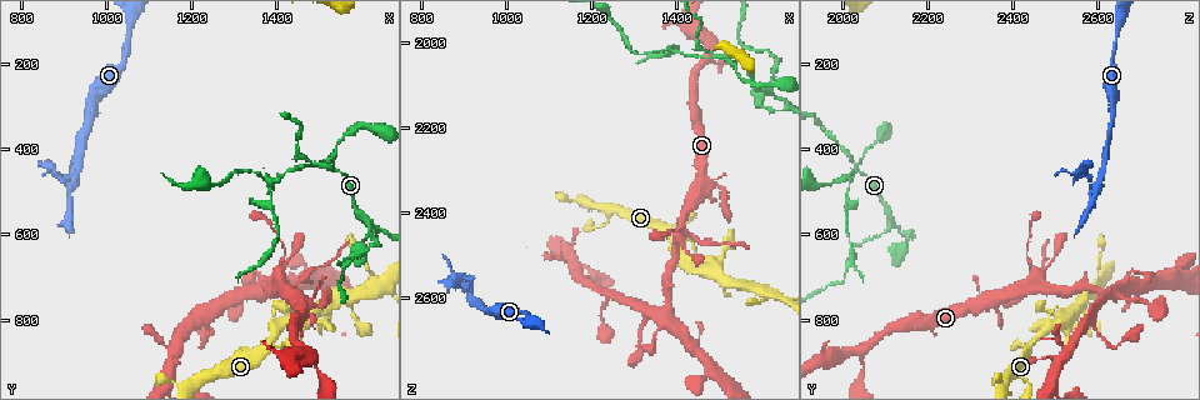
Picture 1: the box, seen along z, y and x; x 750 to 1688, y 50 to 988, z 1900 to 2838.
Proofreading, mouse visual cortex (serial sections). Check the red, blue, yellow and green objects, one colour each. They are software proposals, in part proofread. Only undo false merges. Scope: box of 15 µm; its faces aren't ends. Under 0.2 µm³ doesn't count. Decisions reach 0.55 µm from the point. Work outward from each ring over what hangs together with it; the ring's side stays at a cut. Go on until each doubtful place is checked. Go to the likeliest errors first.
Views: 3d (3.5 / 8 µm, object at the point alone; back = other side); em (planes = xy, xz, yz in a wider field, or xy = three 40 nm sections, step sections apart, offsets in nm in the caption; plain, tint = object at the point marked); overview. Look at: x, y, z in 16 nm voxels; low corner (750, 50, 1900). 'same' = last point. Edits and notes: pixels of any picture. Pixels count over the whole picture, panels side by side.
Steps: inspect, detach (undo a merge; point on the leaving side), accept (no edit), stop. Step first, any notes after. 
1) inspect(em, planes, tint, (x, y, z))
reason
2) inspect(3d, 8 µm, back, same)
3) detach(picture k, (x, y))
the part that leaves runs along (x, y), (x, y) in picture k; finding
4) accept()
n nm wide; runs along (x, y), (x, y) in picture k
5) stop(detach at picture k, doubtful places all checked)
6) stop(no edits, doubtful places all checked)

inspect(3d, 3.5 µm, (1520, 445, 2030))
branch point

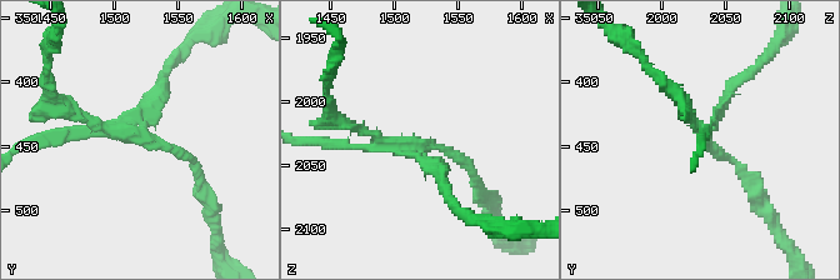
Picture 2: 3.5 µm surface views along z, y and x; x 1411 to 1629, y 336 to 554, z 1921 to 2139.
inspect(em, xy, step 3, tint, (1524, 446, 2032))
3 arms; arms of 150, 150, 150 nm

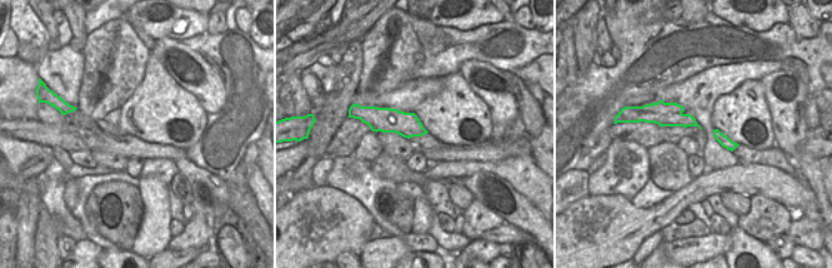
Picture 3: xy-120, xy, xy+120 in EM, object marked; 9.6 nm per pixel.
detach(picture 2, (329, 143))
border along (681, 112), (655, 113), (645, 122) in picture 3; a second cell is stuck on

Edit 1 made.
inspect(overview)
redraw

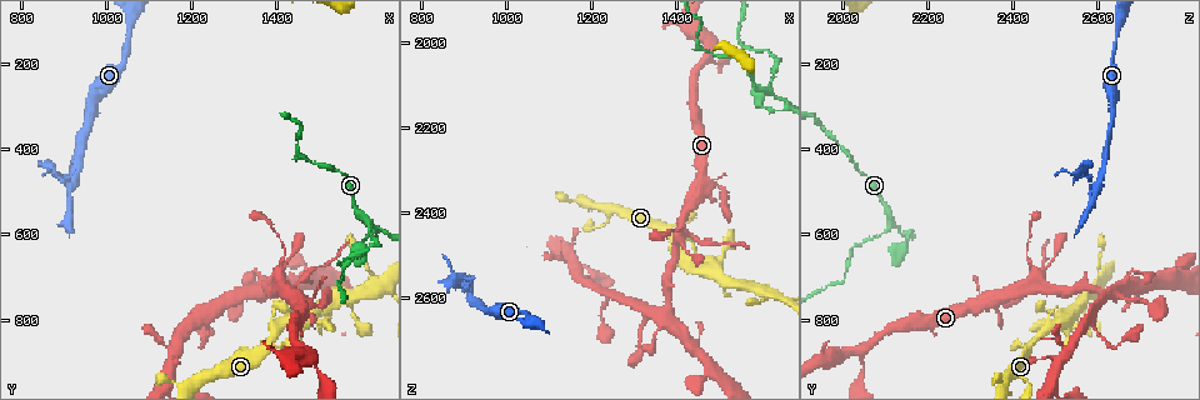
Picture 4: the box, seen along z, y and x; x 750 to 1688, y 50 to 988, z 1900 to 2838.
inspect(3d, 3.5 µm, (1480, 425, 2020))
thin neck

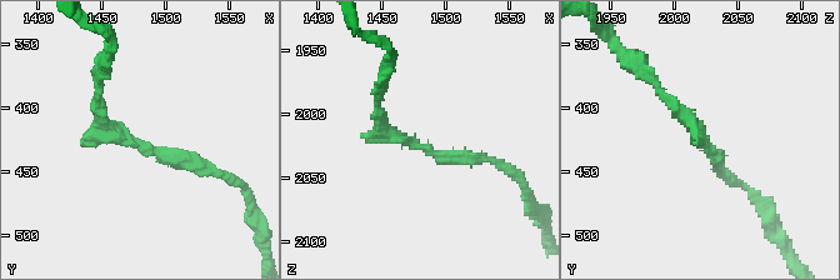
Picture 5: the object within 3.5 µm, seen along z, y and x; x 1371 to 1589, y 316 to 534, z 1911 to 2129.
inspect(em, xy, step 3, tint, (1478, 424, 2024))
arms of 150, 200 nm

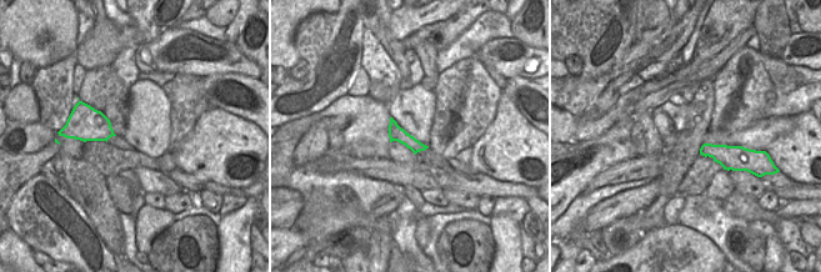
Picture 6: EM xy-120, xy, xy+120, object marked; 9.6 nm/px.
accept()
runs along (209, 169), (118, 134), (98, 91) in picture 5; one cell here

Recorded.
inspect(3d, 3.5 µm, (1505, 940, 2045))
calibre changes

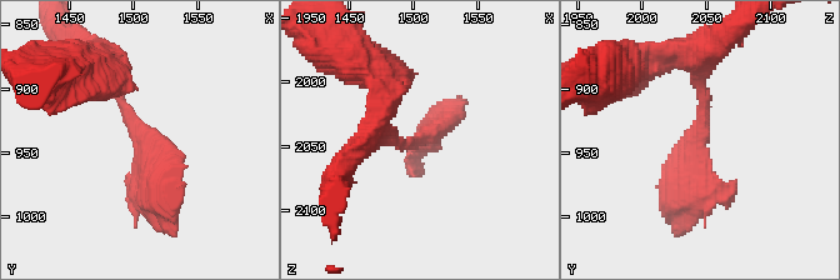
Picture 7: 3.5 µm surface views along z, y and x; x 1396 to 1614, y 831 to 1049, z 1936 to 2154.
inspect(em, xy, step 1, tint, (1508, 944, 2042))

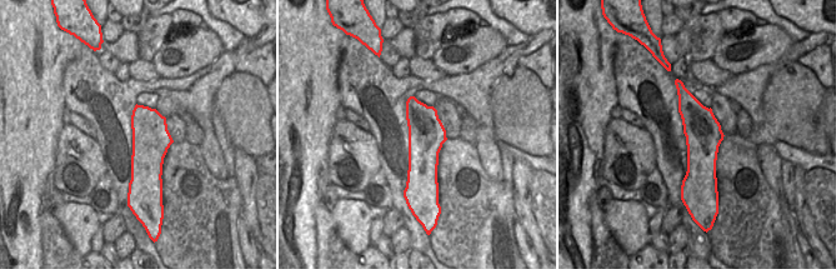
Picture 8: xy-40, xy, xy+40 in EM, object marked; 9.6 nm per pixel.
accept()
runs along (104, 74), (154, 178), (181, 193) in picture 7; all the same cell

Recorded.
inspect(3d, 3.5 µm, back, (915, 475, 2595))

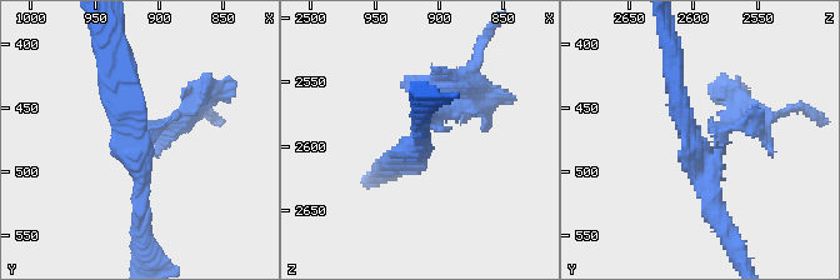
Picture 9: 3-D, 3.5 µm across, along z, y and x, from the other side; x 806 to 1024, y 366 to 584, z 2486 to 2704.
inspect(em, xy, step 2, tint, (918, 476, 2600))
shape alone is not enough

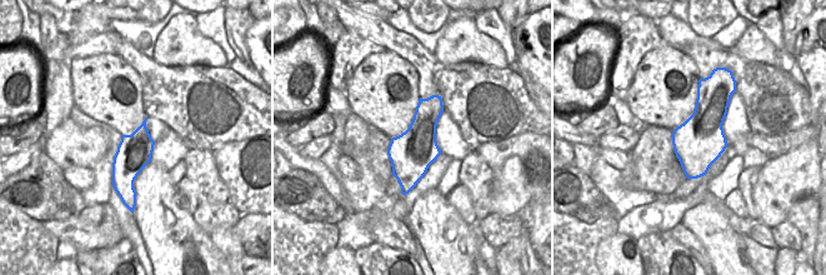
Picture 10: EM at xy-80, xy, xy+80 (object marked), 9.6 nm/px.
accept()
one cell here

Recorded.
inspect(3d, 3.5 µm, back, (1620, 570, 2120))
arms part here

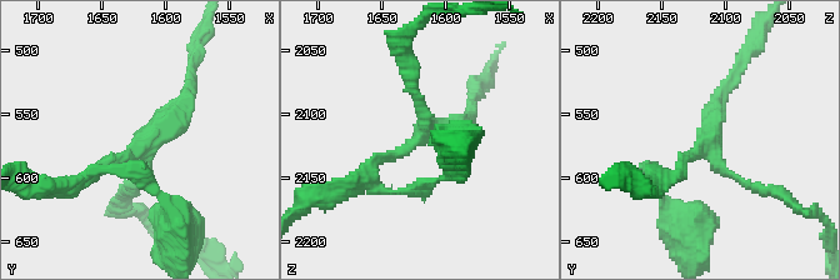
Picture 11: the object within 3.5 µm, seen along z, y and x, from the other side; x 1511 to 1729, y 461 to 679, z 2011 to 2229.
inspect(em, xy, step 5, tint, (1616, 576, 2116))
now the EM

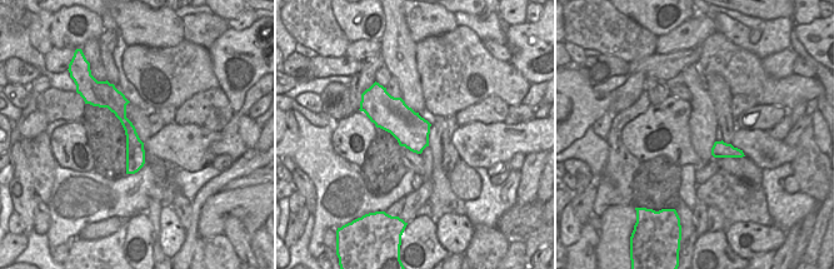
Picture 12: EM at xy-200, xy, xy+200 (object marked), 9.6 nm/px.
accept()
all the same cell

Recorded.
inspect(3d, 3.5 µm, back, (1632, 594, 2160))
three-way junction

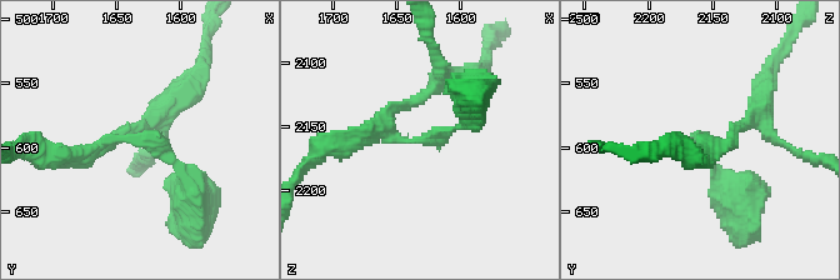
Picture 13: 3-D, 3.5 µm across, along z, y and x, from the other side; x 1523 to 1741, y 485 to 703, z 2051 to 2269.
inspect(em, xy, step 3, tint, (1634, 596, 2162))

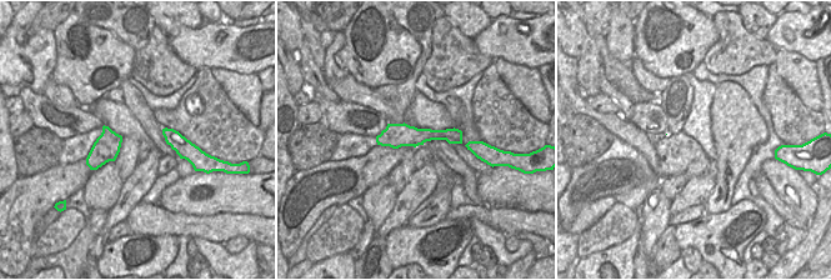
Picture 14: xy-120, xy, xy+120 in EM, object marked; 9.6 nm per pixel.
accept()
3 arms; runs along (130, 129), (191, 186) in picture 13; continuous, no second cell

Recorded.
inspect(3d, 3.5 µm, (1545, 715, 1995))
abrupt turn

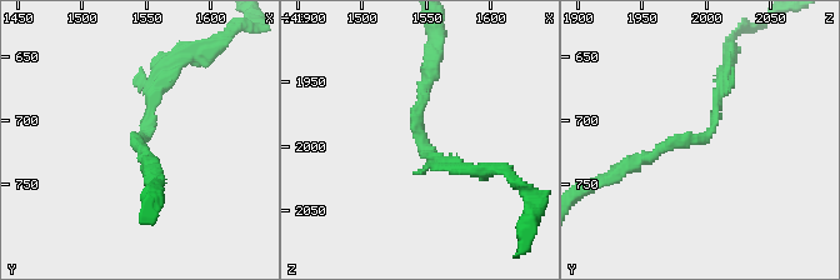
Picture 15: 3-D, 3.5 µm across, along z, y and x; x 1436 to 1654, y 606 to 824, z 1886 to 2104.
inspect(em, xy, step 2, tint, (1550, 712, 2000))

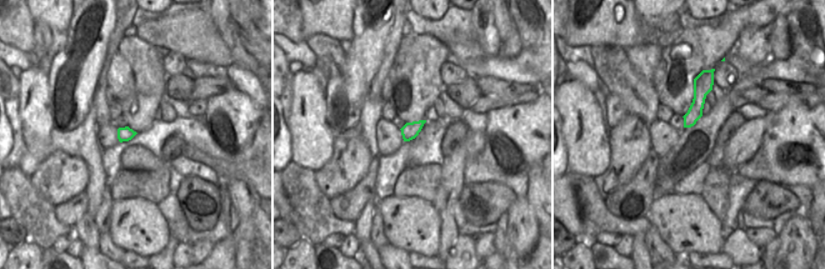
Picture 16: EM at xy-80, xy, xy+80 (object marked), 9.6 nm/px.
accept()
170 nm wide; runs along (726, 66), (708, 135), (638, 161) in picture 15; one cell here

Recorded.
stop(detach at picture 2, doubtful places all checked)

